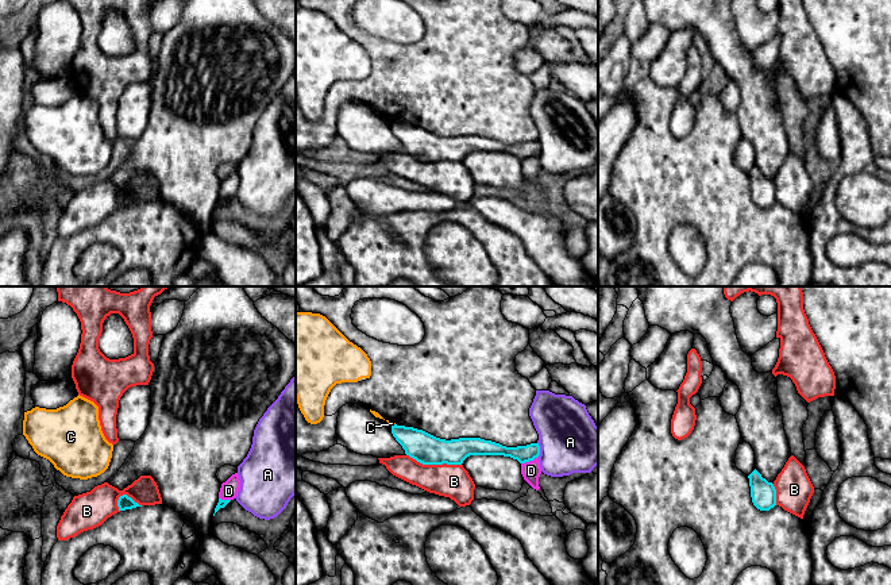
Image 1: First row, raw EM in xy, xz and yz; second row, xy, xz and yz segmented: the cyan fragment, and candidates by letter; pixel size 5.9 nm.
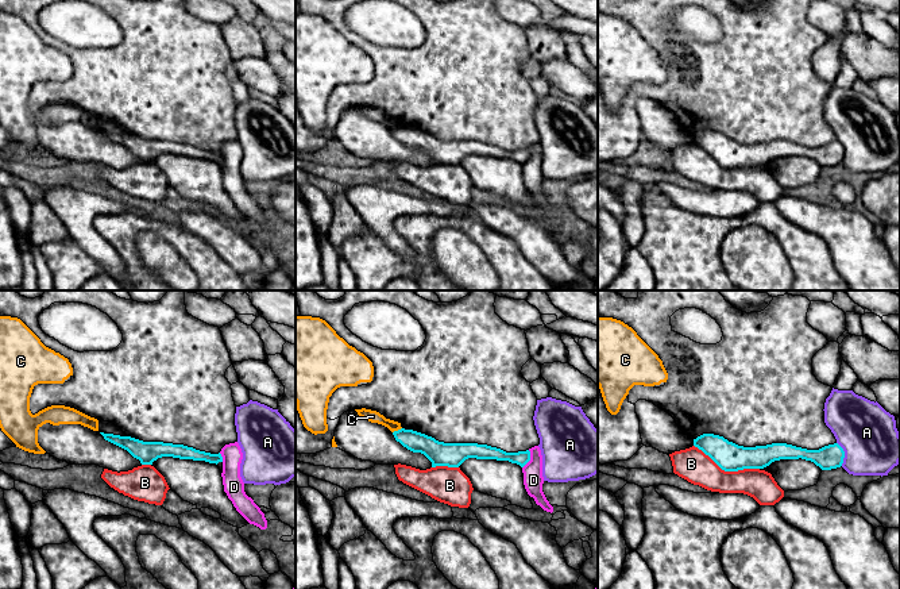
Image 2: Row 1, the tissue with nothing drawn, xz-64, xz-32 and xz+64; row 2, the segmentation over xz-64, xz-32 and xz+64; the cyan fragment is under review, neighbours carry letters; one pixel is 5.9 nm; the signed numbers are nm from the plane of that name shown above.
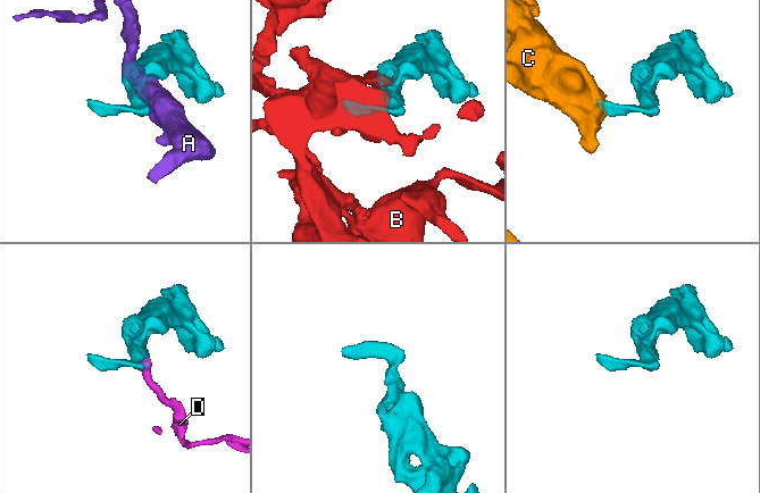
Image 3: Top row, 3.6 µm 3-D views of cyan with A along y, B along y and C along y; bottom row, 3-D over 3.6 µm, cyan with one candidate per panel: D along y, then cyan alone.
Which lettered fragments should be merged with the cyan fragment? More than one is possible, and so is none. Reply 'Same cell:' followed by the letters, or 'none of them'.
Same cell: none of them

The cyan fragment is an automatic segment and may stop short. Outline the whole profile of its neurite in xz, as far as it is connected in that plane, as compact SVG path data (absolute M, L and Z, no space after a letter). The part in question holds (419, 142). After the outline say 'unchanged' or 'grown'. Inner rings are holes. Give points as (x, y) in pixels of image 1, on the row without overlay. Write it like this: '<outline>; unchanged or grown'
M397 122L392 123L392 131L405 151L423 162L462 162L470 153L504 153L525 161L540 153L539 141L506 145L481 135L446 138L423 127Z; unchanged

